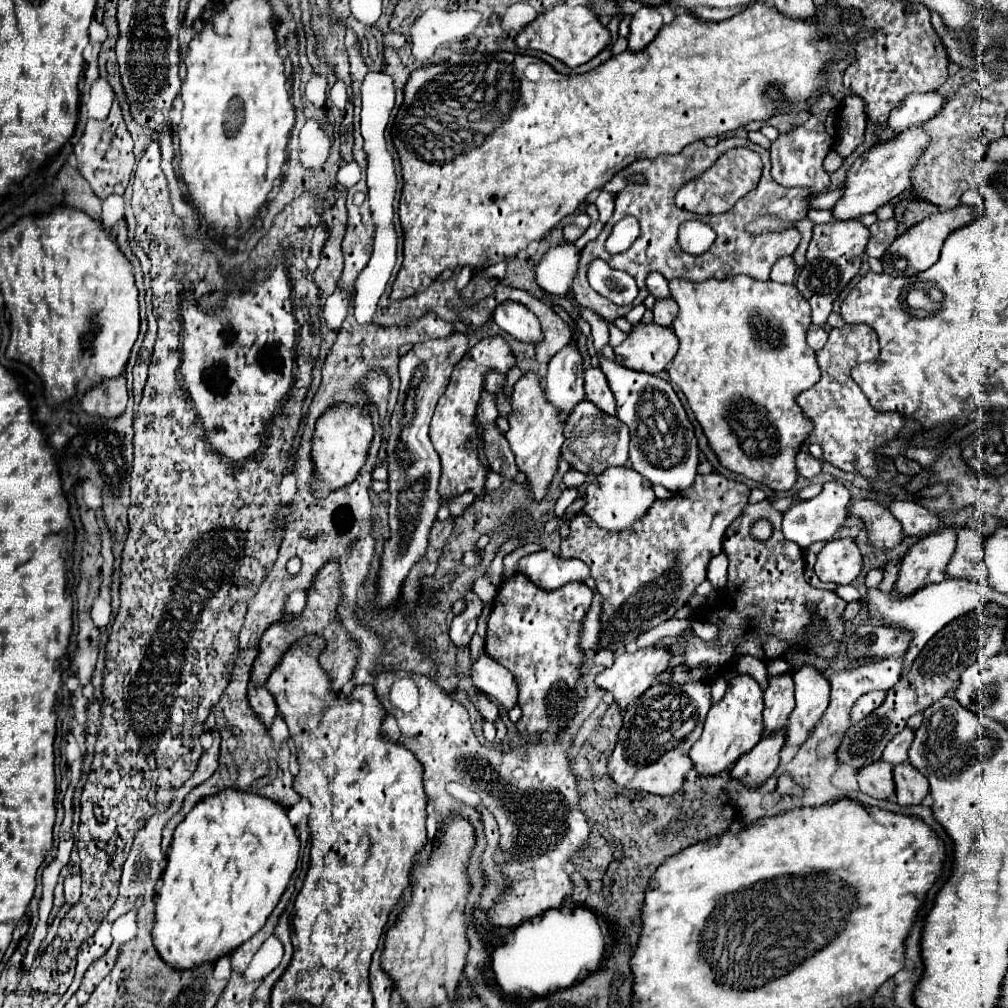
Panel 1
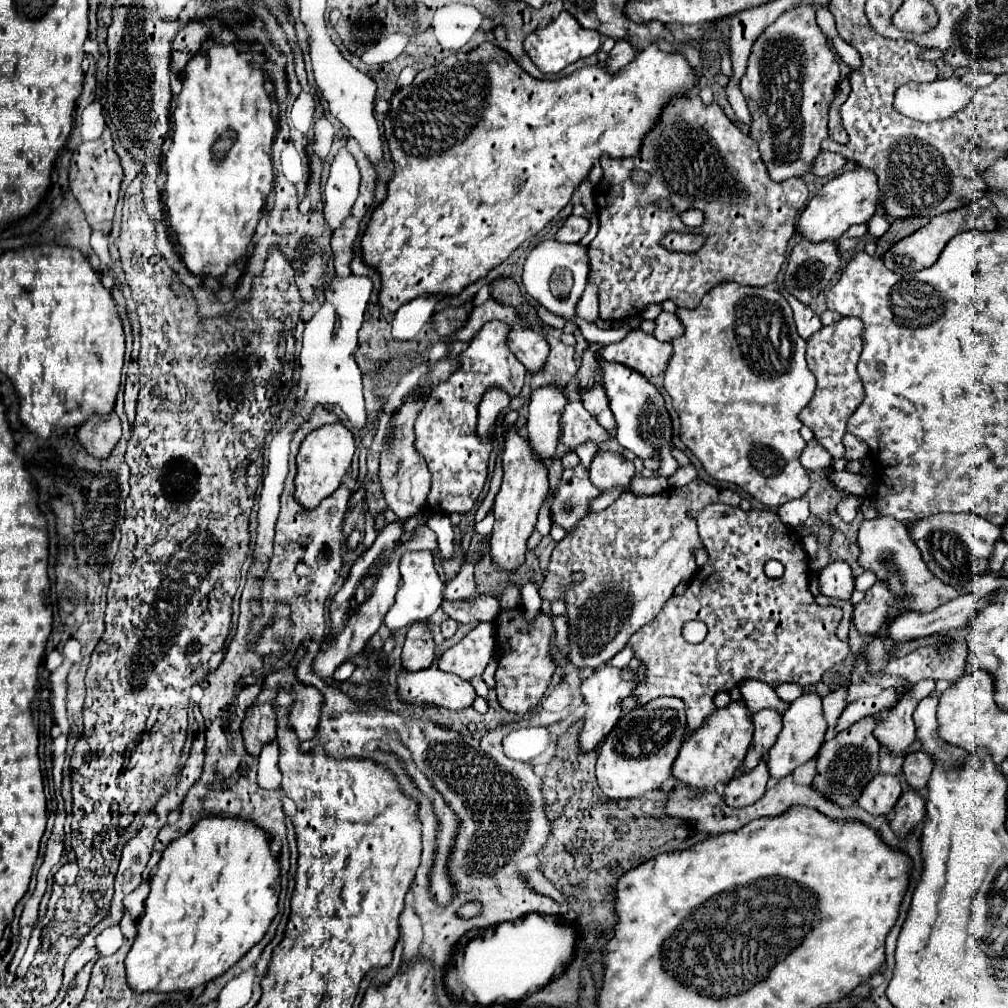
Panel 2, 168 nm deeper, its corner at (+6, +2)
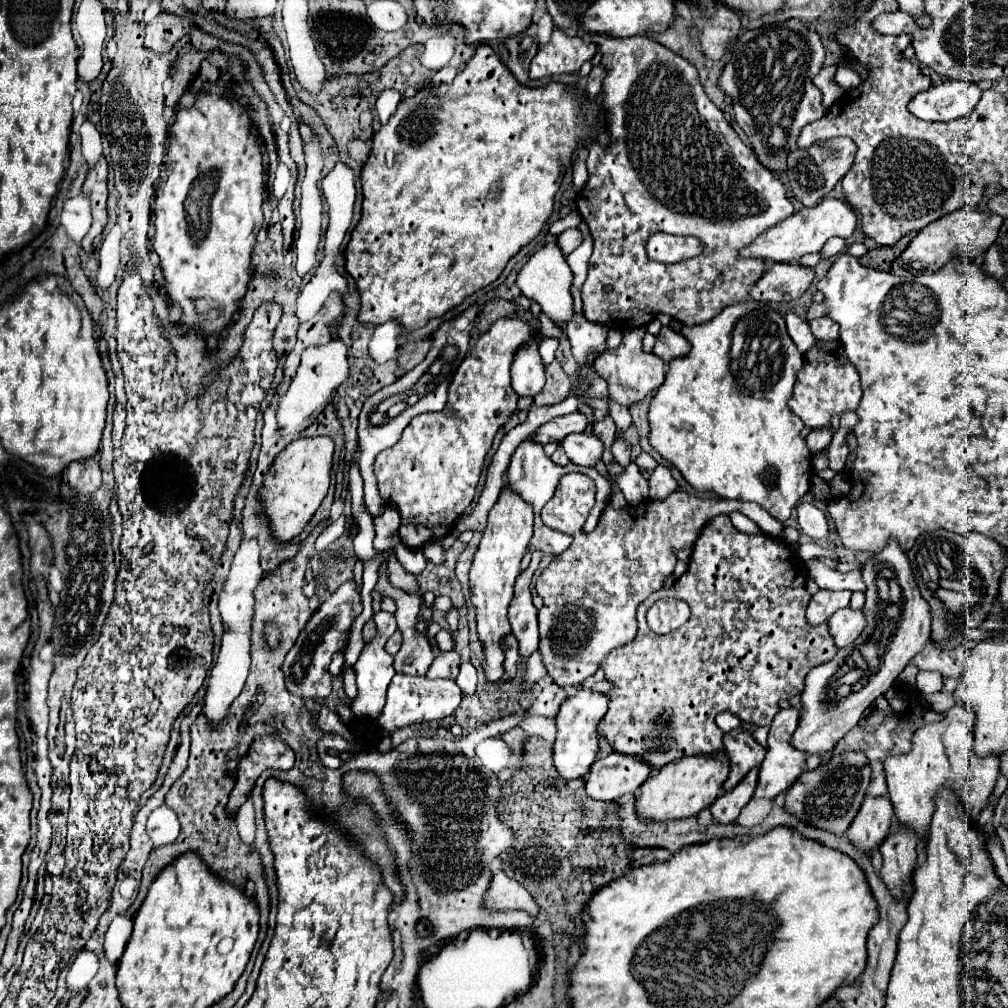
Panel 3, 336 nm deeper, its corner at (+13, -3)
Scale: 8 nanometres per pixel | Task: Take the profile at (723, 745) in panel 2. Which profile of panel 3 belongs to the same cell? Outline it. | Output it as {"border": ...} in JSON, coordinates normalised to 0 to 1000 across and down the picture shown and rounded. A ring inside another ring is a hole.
{"border":[[[712,744],[710,748],[694,748],[694,750],[683,750],[677,754],[671,754],[667,758],[661,758],[653,764],[653,768],[645,770],[631,792],[631,802],[635,812],[645,813],[671,813],[671,812],[685,812],[690,810],[696,802],[704,800],[714,784],[718,774],[722,772],[722,750],[718,744]]]}

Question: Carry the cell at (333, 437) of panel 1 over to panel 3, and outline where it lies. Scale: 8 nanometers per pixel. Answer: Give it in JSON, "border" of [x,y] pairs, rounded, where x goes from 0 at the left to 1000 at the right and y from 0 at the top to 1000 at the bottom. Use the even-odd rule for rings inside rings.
{"border":[[[313,433],[313,435],[298,435],[284,442],[276,450],[276,454],[270,460],[270,472],[262,476],[262,484],[258,486],[260,502],[268,514],[268,520],[272,524],[272,532],[278,538],[288,538],[294,534],[321,492],[327,484],[327,470],[329,470],[329,458],[331,458],[331,438],[325,433]]]}

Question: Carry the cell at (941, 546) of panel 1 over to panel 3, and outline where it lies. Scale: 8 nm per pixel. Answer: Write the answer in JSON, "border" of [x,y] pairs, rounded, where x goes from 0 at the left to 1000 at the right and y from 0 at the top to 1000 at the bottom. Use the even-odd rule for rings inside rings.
{"border":[[[835,603],[833,607],[829,607],[823,615],[821,615],[825,633],[829,635],[831,643],[837,643],[841,639],[845,639],[855,625],[859,623],[859,613],[857,613],[857,605],[847,605],[847,603]]]}

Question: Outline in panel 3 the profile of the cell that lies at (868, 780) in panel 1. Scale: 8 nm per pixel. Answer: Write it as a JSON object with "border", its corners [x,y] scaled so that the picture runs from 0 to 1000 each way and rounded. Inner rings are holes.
{"border":[[[859,790],[853,806],[841,821],[843,833],[859,845],[865,845],[879,829],[885,817],[887,802],[881,790]]]}

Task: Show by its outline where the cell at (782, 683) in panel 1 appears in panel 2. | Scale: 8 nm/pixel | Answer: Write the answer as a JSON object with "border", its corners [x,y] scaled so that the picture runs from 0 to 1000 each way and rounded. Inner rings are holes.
{"border":[[[757,703],[747,709],[747,735],[741,745],[741,751],[735,759],[735,767],[743,767],[749,763],[749,759],[761,751],[763,743],[769,739],[769,733],[775,725],[775,709],[767,703]]]}

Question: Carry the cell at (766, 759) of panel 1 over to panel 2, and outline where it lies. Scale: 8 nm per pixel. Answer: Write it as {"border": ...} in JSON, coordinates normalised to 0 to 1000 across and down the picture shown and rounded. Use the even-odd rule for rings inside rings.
{"border":[[[755,755],[745,767],[739,767],[737,771],[727,771],[717,787],[717,793],[725,801],[741,801],[747,799],[757,787],[763,773],[763,763],[759,755]]]}

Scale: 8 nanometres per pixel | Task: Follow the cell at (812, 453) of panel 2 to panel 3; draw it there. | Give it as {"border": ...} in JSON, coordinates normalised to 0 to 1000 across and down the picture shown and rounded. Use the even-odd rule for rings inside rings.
{"border":[[[810,425],[800,433],[800,440],[804,448],[815,448],[817,444],[821,444],[825,437],[825,427],[823,425]]]}

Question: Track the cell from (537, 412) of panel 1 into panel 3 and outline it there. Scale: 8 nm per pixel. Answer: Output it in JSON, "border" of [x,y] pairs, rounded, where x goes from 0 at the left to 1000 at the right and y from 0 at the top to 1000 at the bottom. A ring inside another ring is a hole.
{"border":[[[502,480],[494,492],[494,498],[484,510],[482,528],[468,556],[468,563],[466,563],[466,589],[468,591],[466,593],[468,593],[468,599],[472,601],[474,629],[482,643],[480,665],[482,665],[484,677],[492,677],[500,669],[500,663],[498,663],[500,647],[496,643],[496,635],[506,627],[502,607],[510,591],[510,575],[516,569],[516,556],[520,548],[524,546],[524,538],[528,534],[528,516],[530,516],[528,502]]]}

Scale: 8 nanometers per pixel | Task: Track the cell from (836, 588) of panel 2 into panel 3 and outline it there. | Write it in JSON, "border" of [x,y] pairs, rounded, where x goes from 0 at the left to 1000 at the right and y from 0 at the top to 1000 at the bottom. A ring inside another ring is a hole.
{"border":[[[812,585],[802,599],[802,607],[800,613],[804,619],[815,619],[819,617],[829,605],[839,603],[843,599],[843,585]]]}

